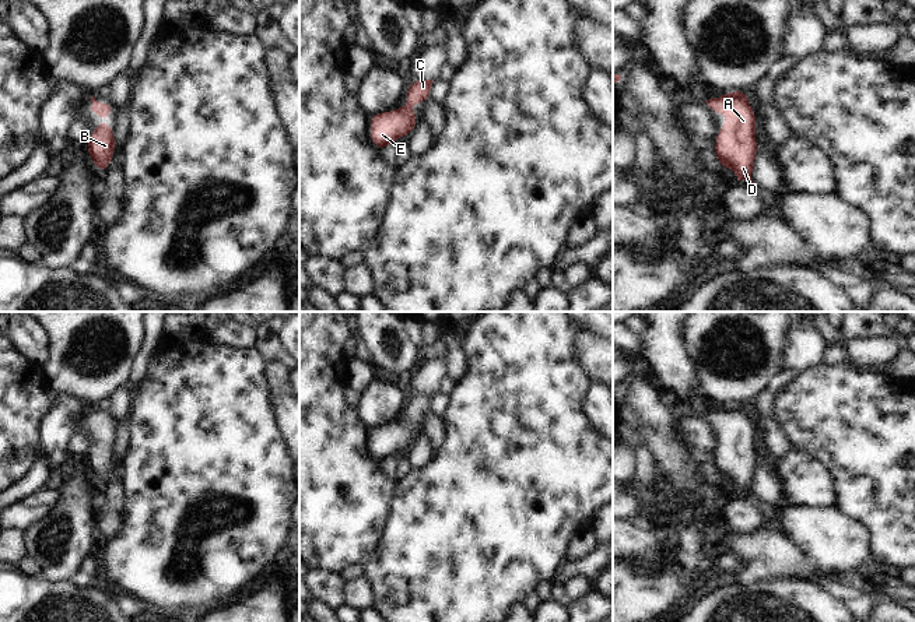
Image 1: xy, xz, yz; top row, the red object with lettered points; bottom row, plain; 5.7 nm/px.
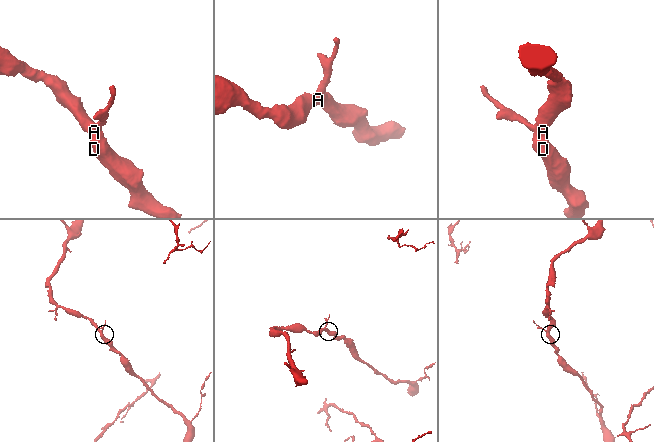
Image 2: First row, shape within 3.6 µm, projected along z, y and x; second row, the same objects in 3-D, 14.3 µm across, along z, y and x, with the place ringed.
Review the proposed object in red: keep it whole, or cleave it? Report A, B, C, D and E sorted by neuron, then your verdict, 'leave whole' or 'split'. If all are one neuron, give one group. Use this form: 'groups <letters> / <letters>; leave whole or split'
groups A B C D E; leave whole

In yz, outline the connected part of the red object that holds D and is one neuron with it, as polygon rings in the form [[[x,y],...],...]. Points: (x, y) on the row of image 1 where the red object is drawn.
[[[732,91],[719,99],[708,96],[702,101],[712,112],[725,113],[726,123],[721,126],[715,140],[715,157],[721,168],[729,166],[737,180],[751,180],[757,155],[754,127],[757,117],[751,109],[747,91]]]

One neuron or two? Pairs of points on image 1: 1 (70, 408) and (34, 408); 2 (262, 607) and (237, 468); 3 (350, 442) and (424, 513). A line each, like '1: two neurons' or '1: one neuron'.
1: two neurons
2: two neurons
3: two neurons

